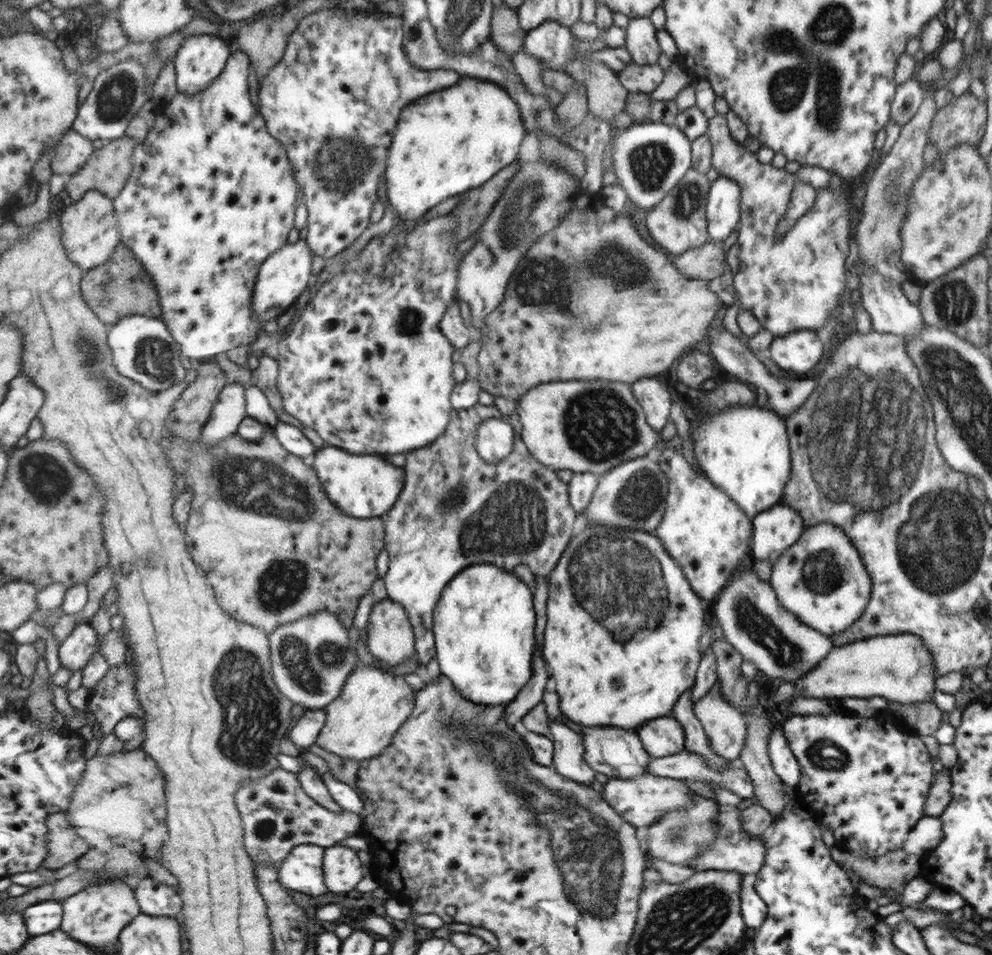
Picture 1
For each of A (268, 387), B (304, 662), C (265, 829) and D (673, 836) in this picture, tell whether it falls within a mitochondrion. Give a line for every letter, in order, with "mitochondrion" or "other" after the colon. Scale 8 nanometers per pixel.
A: other
B: mitochondrion
C: other
D: mitochondrion

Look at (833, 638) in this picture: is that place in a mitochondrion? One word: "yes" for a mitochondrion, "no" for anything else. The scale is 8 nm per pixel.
no

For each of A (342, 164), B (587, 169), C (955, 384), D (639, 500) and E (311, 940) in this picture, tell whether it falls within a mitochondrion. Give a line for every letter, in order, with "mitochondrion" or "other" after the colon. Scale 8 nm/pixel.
A: mitochondrion
B: other
C: mitochondrion
D: mitochondrion
E: other

